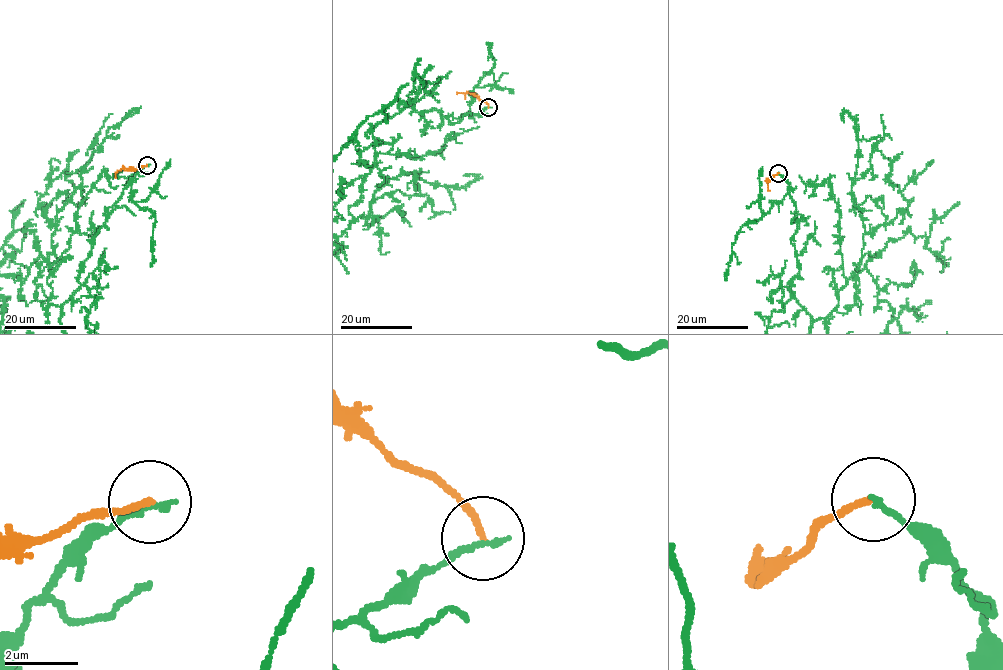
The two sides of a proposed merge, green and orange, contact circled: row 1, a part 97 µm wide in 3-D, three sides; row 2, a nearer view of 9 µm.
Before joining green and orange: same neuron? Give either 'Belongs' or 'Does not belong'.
Does not belong

